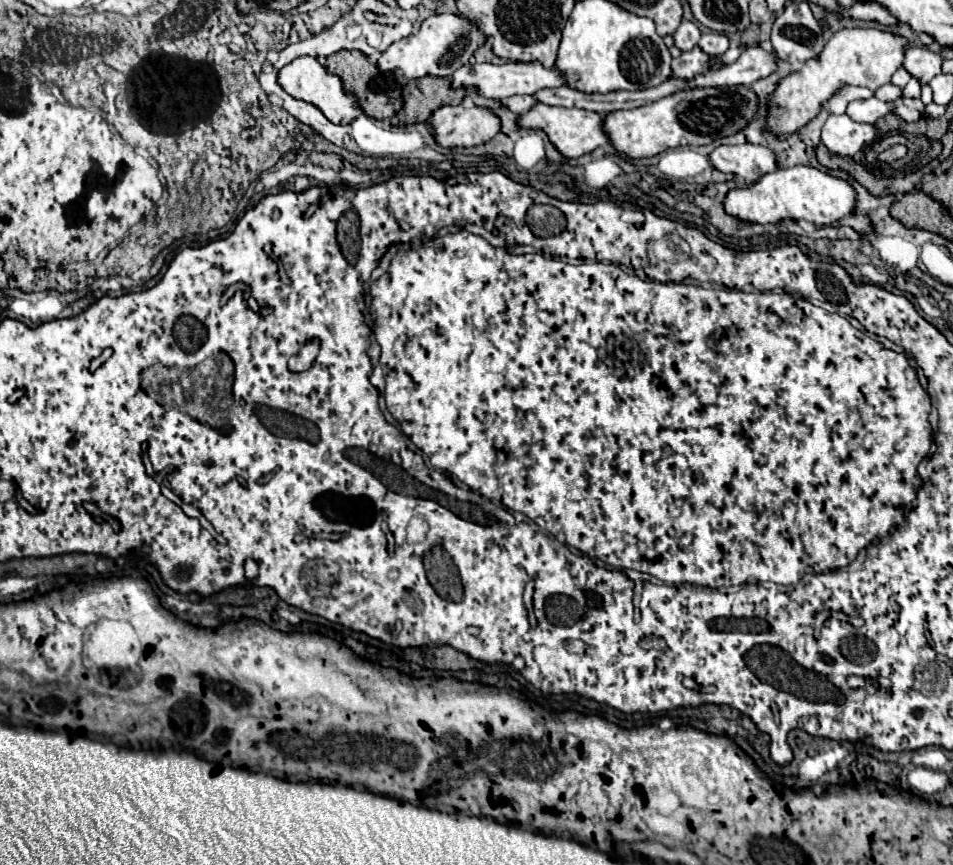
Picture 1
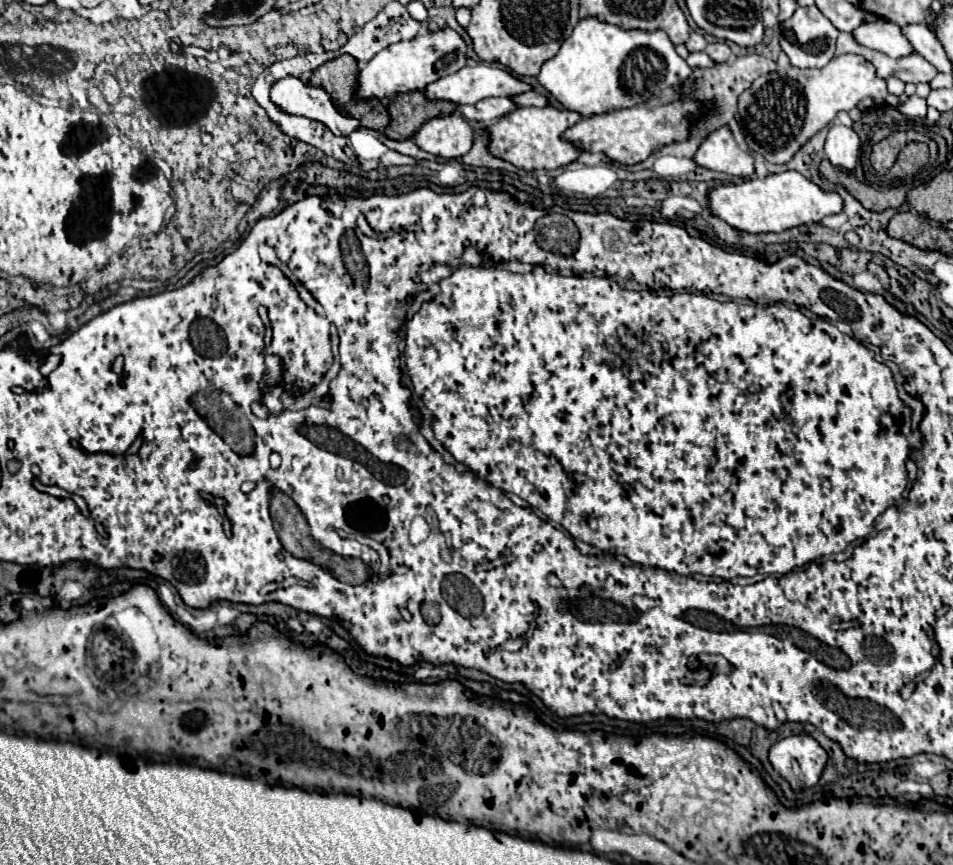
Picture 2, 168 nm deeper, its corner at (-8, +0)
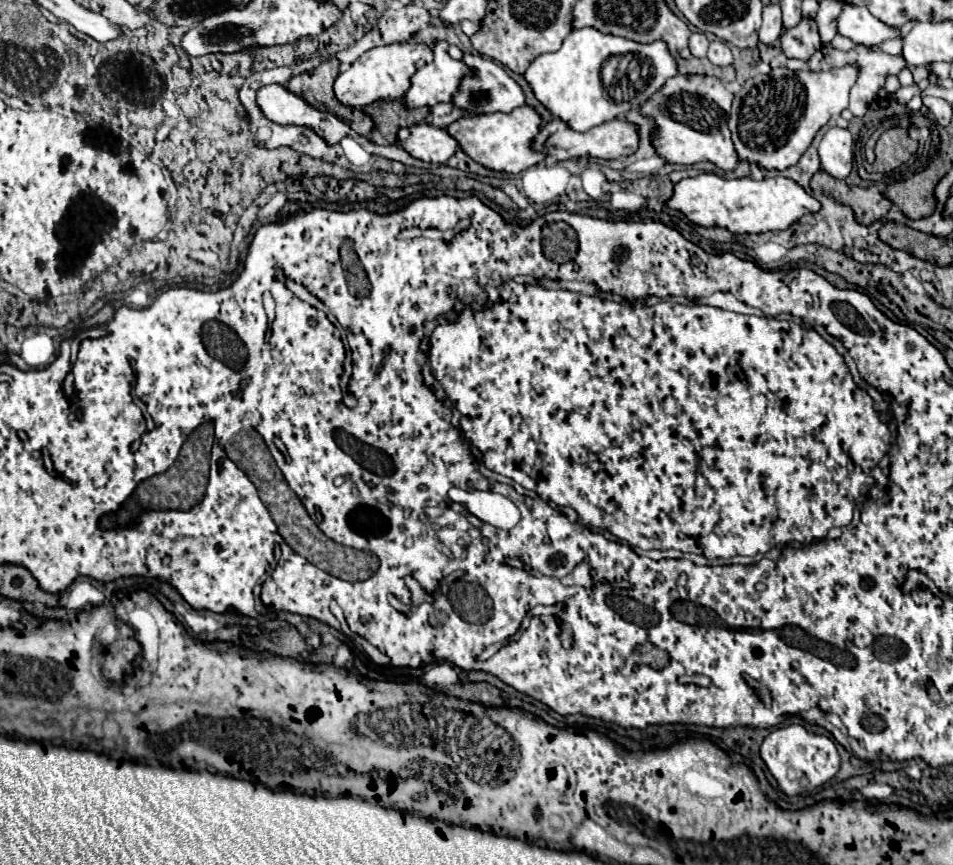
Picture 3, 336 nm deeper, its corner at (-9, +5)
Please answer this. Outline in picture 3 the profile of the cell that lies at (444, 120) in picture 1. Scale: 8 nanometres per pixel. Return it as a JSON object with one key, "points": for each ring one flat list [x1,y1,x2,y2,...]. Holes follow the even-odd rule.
{"points":[[428,123,400,129,396,145,402,145,402,149,406,149,412,157,434,165,446,163,458,149,446,129,434,129]]}

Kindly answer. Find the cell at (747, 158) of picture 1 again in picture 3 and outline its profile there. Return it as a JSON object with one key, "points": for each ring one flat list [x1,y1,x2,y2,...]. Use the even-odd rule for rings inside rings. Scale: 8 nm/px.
{"points":[[678,73,640,105,642,115,650,117,656,125,650,139,652,147,668,163,692,165,698,161,710,161,724,171,736,169,738,155,726,123,732,99,734,95,718,77]]}

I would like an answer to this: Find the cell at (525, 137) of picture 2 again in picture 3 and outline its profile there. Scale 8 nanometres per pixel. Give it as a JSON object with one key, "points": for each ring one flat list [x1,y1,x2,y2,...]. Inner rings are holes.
{"points":[[522,105,510,113,492,113,492,115,480,115,480,117,460,117,452,125,446,127,448,135,456,139,458,147,476,163,498,171,498,173,510,173,516,175,544,159,538,151,532,151,530,141,536,137,536,131,540,131,540,117,536,111,528,105]]}

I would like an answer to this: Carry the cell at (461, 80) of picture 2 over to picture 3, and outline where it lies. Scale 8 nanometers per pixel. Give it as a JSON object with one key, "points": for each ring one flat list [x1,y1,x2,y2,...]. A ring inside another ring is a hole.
{"points":[[438,41,434,45,434,59,432,63,418,69,412,79,410,87,404,93,406,107,432,107,436,103,444,103,452,99,452,91,460,85,460,79,468,73,464,63,452,59,448,53,448,43]]}

